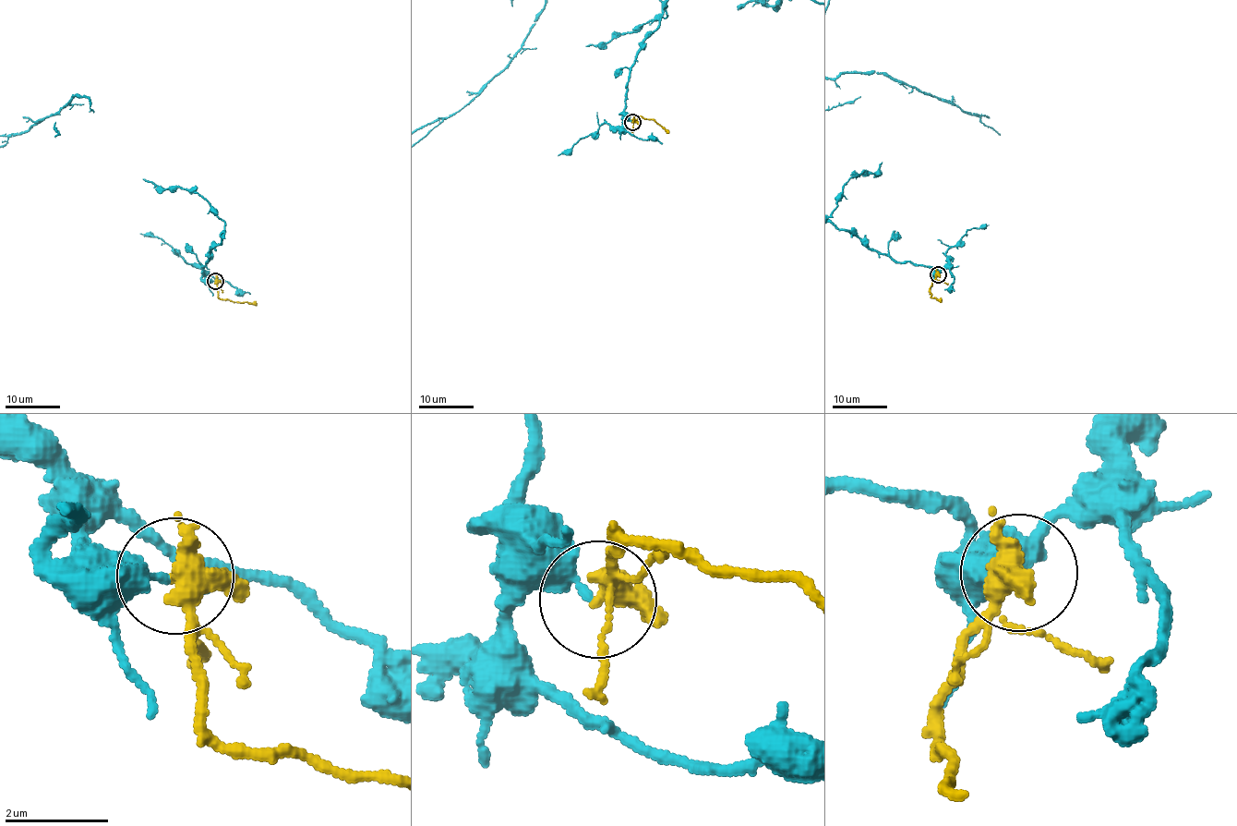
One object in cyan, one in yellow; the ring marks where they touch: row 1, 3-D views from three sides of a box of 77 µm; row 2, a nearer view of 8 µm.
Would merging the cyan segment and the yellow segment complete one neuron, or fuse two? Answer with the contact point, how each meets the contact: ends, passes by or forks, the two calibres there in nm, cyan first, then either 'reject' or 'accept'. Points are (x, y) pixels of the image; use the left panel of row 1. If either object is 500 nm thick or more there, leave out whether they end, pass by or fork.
place (215, 281); cyan ends; yellow forks; calibres 360 and 340 nm; reject

